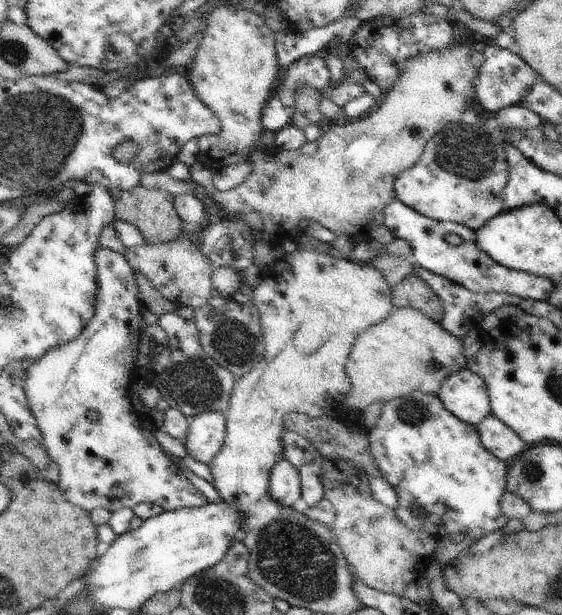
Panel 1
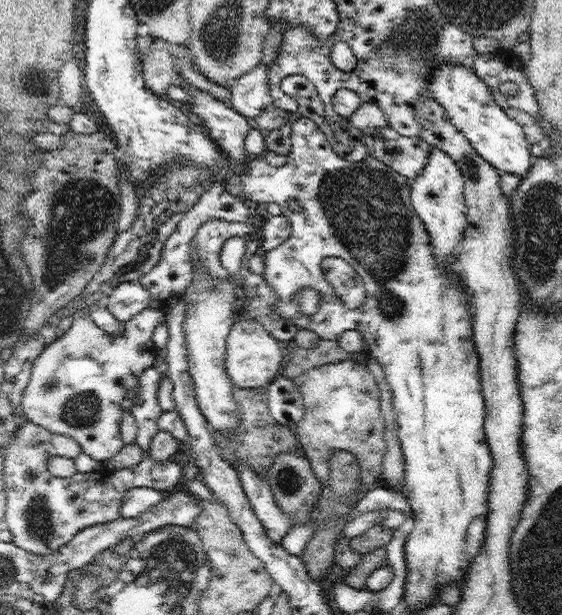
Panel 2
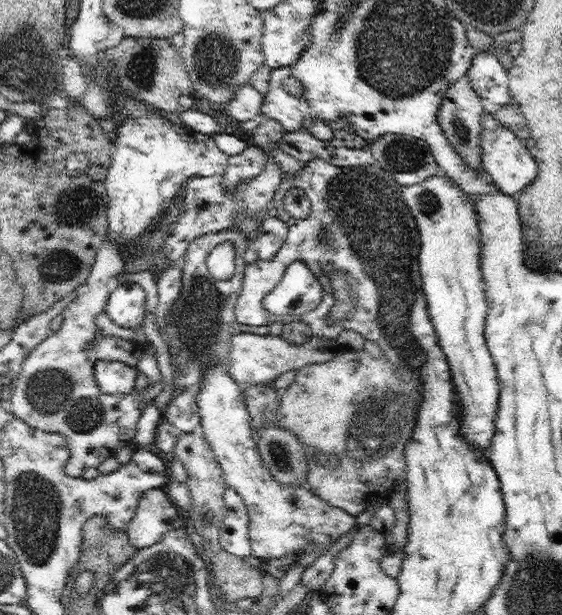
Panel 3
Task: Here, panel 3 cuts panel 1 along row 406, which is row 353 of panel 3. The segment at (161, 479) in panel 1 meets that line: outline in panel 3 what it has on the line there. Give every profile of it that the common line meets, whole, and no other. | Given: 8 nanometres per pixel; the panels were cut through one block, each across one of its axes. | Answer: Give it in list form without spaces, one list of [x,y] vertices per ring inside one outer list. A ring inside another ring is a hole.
[[[108,237],[98,249],[96,259],[86,280],[86,283],[78,288],[76,300],[68,304],[68,307],[61,312],[64,316],[63,323],[57,332],[51,334],[26,357],[22,370],[15,380],[15,387],[10,401],[12,402],[12,414],[21,418],[31,427],[41,431],[58,433],[64,436],[70,449],[69,459],[64,467],[64,472],[68,476],[76,478],[83,476],[86,467],[98,467],[109,456],[114,456],[114,450],[122,442],[130,442],[135,437],[137,425],[140,423],[141,414],[146,410],[148,404],[153,401],[146,401],[141,393],[145,389],[152,387],[149,378],[140,372],[137,377],[137,384],[133,391],[124,396],[106,395],[102,392],[95,377],[94,367],[97,361],[123,361],[127,365],[136,367],[143,355],[146,347],[142,343],[120,339],[114,336],[104,337],[100,335],[98,339],[98,325],[96,317],[106,309],[108,296],[115,278],[124,271],[124,255],[121,254],[119,244]]]

